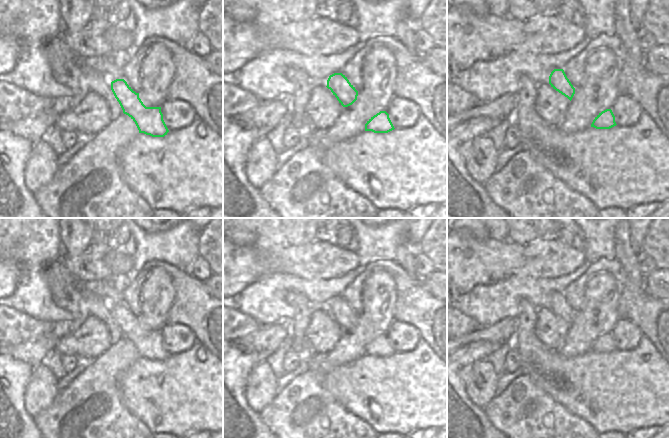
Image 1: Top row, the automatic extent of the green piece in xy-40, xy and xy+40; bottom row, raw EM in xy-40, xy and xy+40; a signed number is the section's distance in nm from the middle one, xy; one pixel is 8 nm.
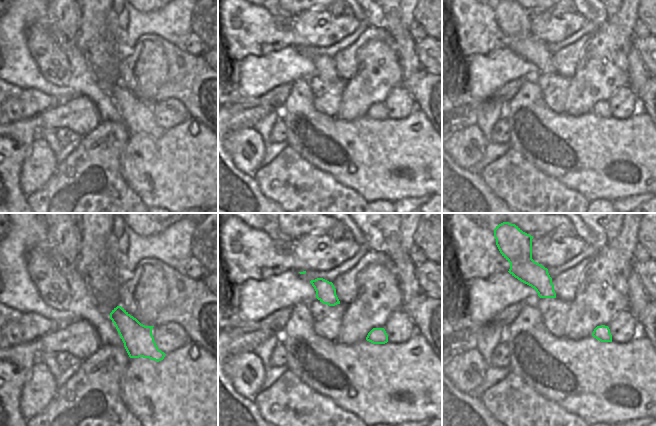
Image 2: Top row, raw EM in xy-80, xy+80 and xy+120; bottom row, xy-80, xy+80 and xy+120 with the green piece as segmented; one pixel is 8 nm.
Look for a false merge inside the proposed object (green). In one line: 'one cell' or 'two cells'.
one cell

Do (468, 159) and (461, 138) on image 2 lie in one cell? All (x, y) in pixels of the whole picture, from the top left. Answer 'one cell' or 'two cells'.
one cell

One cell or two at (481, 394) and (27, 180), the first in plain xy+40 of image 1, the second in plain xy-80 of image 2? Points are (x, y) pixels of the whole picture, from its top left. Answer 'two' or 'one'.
one

